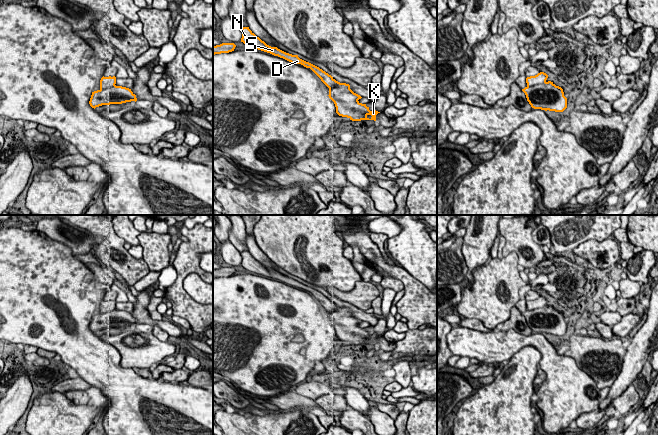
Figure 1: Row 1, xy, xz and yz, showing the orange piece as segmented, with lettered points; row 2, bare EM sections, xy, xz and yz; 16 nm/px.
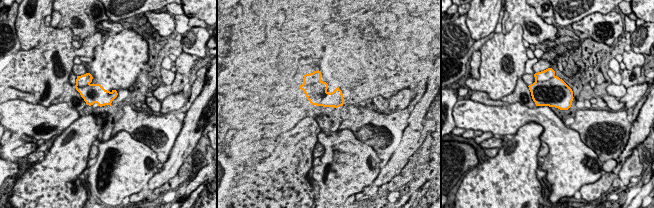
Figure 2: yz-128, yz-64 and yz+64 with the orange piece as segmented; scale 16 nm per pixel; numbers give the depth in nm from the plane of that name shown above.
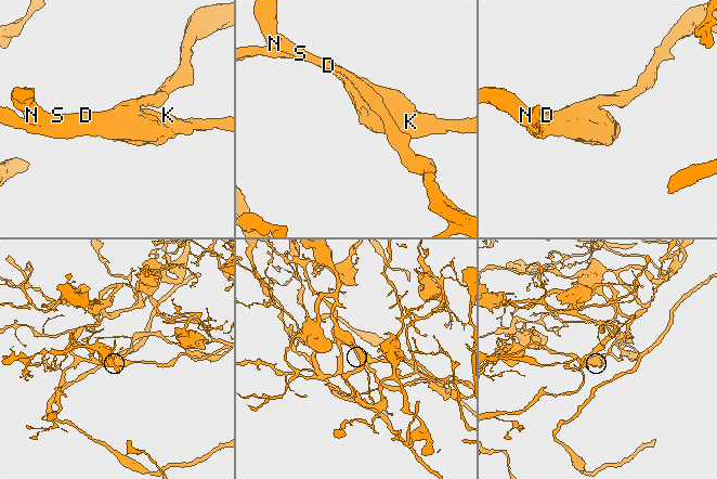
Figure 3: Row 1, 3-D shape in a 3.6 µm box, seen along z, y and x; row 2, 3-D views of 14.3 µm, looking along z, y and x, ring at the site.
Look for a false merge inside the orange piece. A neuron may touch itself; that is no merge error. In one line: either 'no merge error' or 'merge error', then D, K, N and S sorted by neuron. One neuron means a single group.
no merge error; groups D K N S

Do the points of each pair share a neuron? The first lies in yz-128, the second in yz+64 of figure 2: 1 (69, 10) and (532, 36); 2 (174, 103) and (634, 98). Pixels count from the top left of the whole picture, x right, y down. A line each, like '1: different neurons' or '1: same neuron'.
1: same neuron
2: same neuron

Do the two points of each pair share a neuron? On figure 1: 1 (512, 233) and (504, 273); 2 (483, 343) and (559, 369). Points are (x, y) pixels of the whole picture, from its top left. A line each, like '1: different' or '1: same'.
1: different
2: same

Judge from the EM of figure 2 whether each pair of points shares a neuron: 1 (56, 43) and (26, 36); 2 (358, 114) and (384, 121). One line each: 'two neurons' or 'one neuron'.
1: two neurons
2: one neuron

